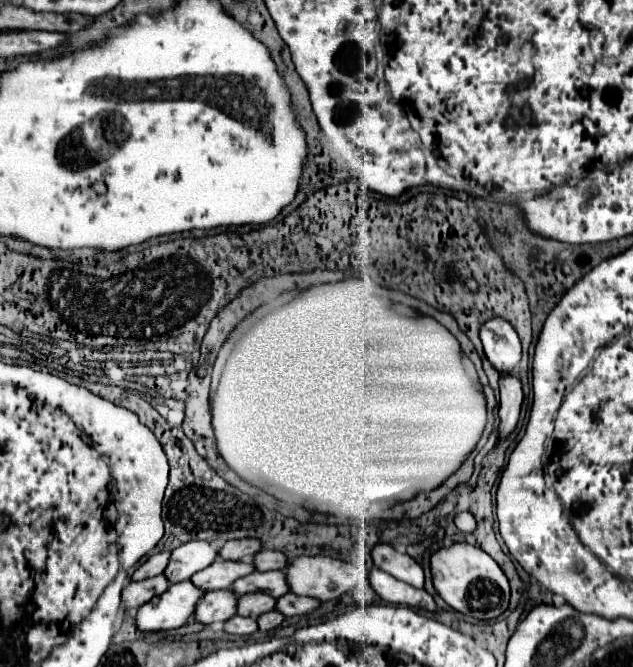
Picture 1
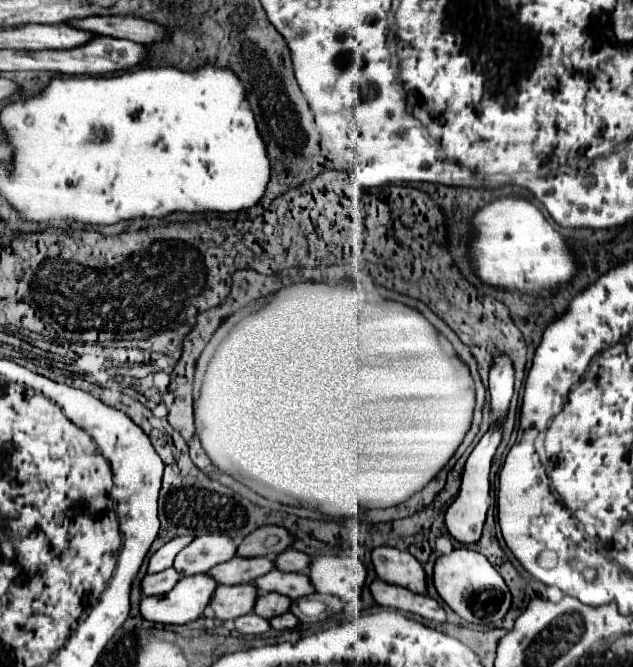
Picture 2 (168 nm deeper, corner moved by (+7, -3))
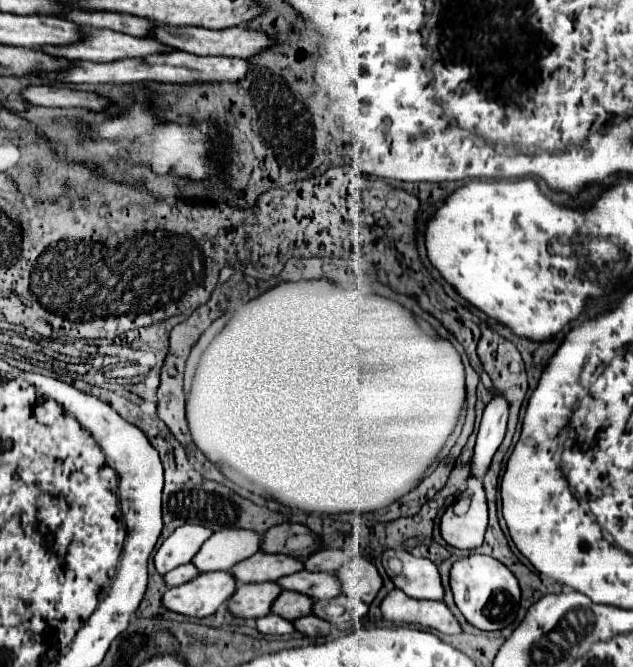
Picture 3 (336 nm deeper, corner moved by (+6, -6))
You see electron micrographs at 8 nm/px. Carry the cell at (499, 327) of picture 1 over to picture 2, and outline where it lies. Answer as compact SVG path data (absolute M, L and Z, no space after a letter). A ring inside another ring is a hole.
M495 356L489 372L489 394L491 394L491 424L503 424L507 418L507 408L513 396L513 364L509 364L509 356Z

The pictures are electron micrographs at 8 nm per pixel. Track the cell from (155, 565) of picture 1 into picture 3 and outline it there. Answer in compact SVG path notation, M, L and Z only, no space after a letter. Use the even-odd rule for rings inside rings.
M182 525L178 527L158 549L154 555L154 565L160 575L166 575L178 565L190 563L190 559L198 553L200 545L212 535L210 529L202 525Z

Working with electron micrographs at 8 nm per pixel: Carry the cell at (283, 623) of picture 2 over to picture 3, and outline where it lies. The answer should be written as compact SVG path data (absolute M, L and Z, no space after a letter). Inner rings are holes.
M308 615L308 617L302 617L302 619L296 619L294 623L294 629L304 633L304 635L310 635L310 637L316 637L316 635L326 635L330 633L330 623L314 617L314 615Z

